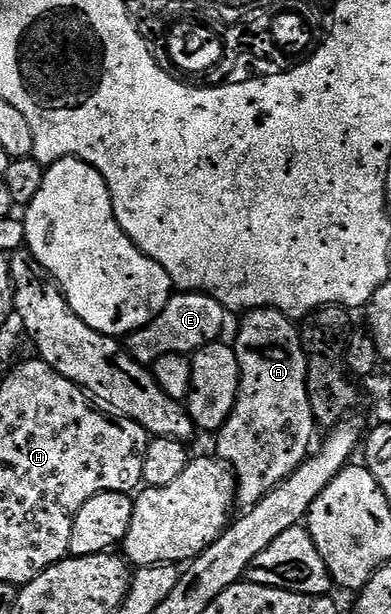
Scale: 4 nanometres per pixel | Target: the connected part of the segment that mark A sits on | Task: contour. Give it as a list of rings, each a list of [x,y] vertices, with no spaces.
[[[253,310],[244,318],[247,319],[240,324],[239,335],[233,339],[239,365],[239,395],[229,420],[217,431],[217,458],[229,467],[230,473],[231,470],[235,473],[233,486],[237,491],[238,505],[240,502],[243,508],[250,508],[256,506],[277,484],[287,479],[302,462],[307,461],[312,449],[311,437],[317,431],[317,423],[307,395],[309,354],[308,351],[303,351],[305,343],[300,327],[276,310]]]

